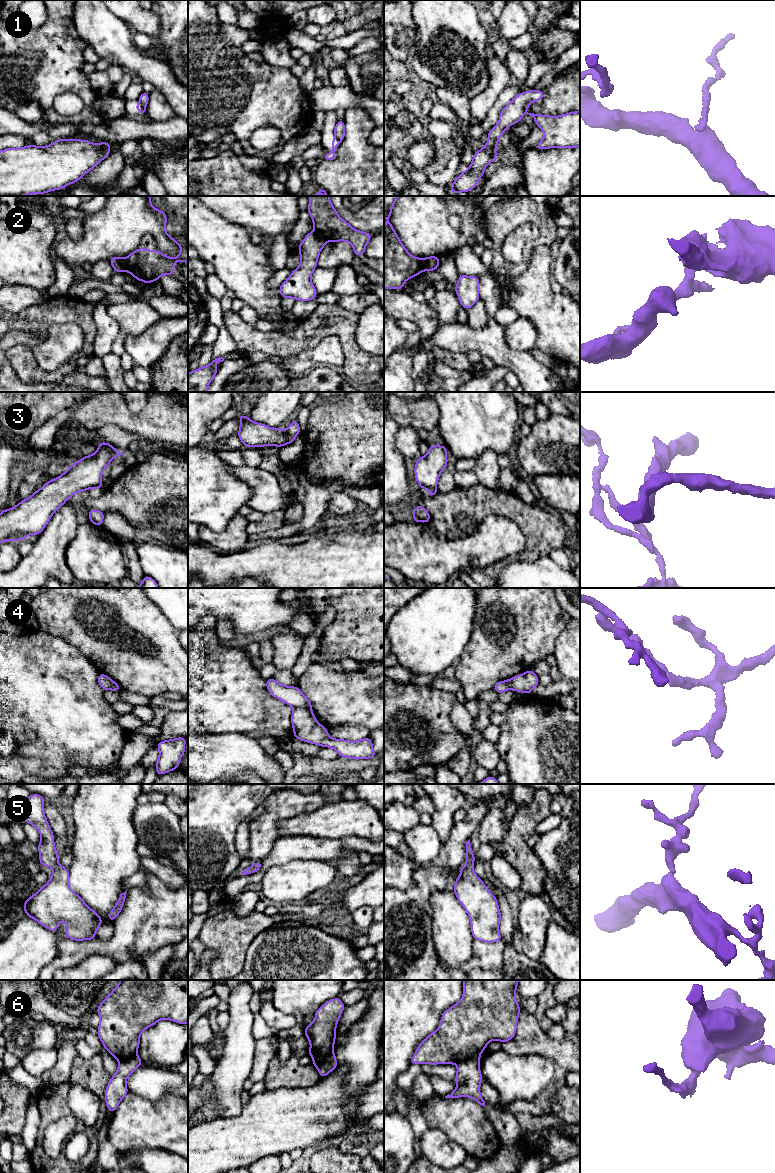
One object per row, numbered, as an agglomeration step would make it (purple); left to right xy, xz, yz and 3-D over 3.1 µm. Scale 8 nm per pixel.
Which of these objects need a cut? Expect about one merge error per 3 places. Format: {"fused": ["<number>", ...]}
{"fused": ["1", "2", "3", "4", "6"]}

